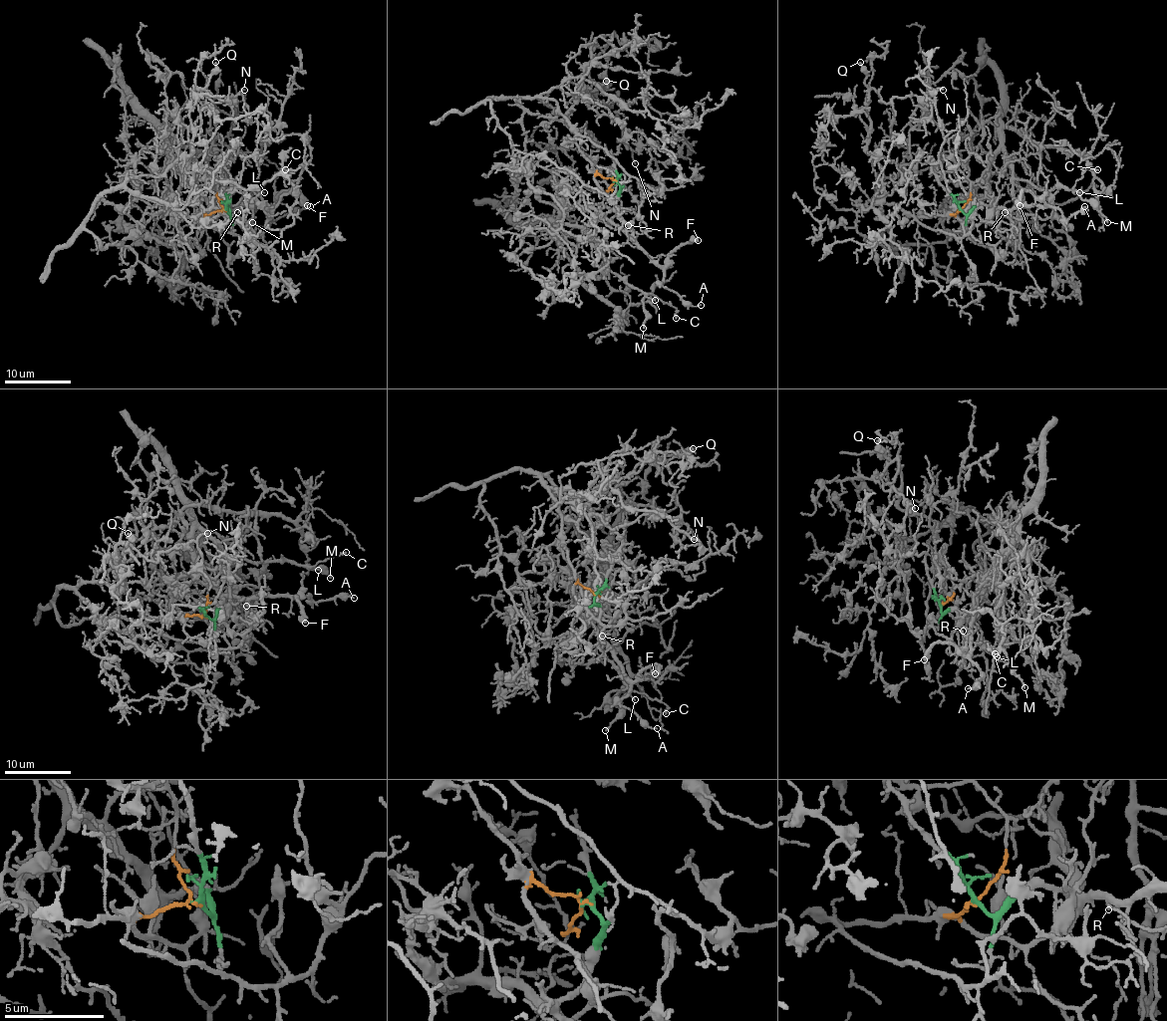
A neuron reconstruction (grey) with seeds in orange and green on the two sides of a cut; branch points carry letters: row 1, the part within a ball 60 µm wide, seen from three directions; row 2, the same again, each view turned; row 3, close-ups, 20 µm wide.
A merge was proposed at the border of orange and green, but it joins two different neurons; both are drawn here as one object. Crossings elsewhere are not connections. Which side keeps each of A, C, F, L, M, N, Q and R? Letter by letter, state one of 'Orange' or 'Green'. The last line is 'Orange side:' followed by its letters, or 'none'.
A: Green
C: Green
F: Green
L: Green
M: Green
N: Orange
Q: Orange
R: Green
Orange side: N, Q

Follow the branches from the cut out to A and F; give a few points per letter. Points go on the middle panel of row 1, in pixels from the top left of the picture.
A: (613, 180), (620, 185), (620, 193), (605, 215), (661, 268), (665, 287), (695, 307), (701, 305)
F: (613, 180), (620, 185), (620, 193), (605, 215), (660, 265), (665, 265), (681, 245), (698, 240)

